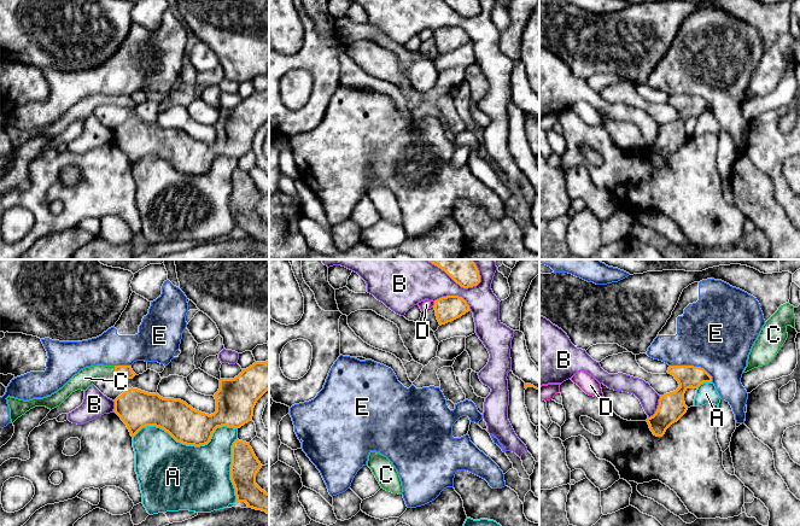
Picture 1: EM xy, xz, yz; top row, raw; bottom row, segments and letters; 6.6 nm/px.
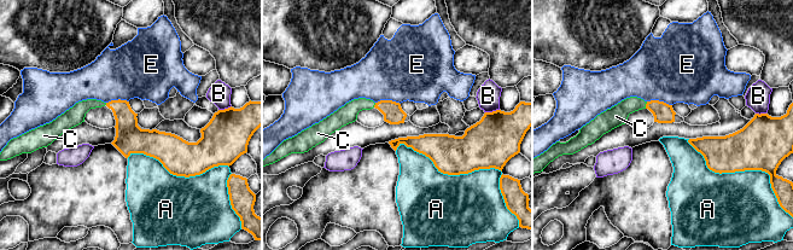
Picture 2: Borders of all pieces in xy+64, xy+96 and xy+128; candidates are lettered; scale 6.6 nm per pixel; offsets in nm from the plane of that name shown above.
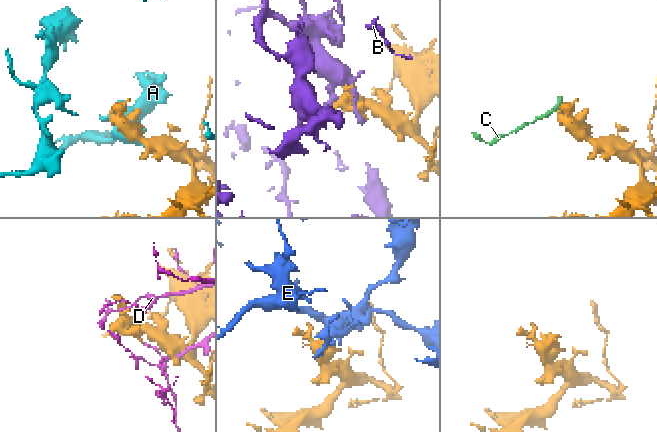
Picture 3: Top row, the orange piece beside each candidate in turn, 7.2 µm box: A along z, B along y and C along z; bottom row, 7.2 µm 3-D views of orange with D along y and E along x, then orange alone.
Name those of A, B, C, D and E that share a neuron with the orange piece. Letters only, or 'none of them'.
C

